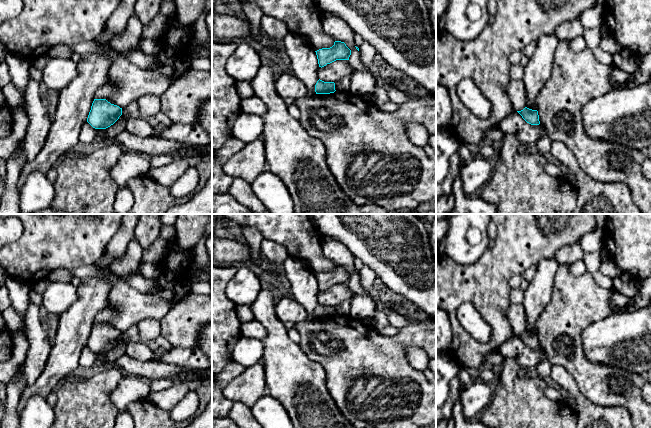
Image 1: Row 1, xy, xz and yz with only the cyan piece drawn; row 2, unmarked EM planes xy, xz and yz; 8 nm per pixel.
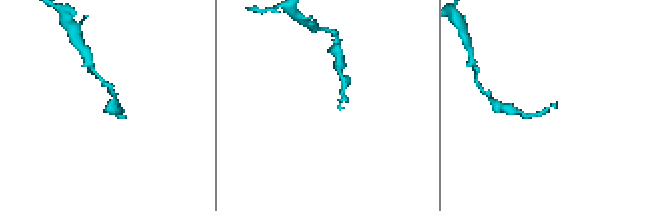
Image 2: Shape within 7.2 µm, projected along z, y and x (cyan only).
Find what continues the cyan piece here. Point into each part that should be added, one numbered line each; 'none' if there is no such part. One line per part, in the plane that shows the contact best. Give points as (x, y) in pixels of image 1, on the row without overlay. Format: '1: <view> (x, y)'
none

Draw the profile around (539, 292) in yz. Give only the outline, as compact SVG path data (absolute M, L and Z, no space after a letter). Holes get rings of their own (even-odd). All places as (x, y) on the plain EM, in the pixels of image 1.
M555 257L541 260L536 266L536 275L529 282L522 302L527 320L526 331L532 334L537 334L538 318L552 298L554 278L559 268Z

